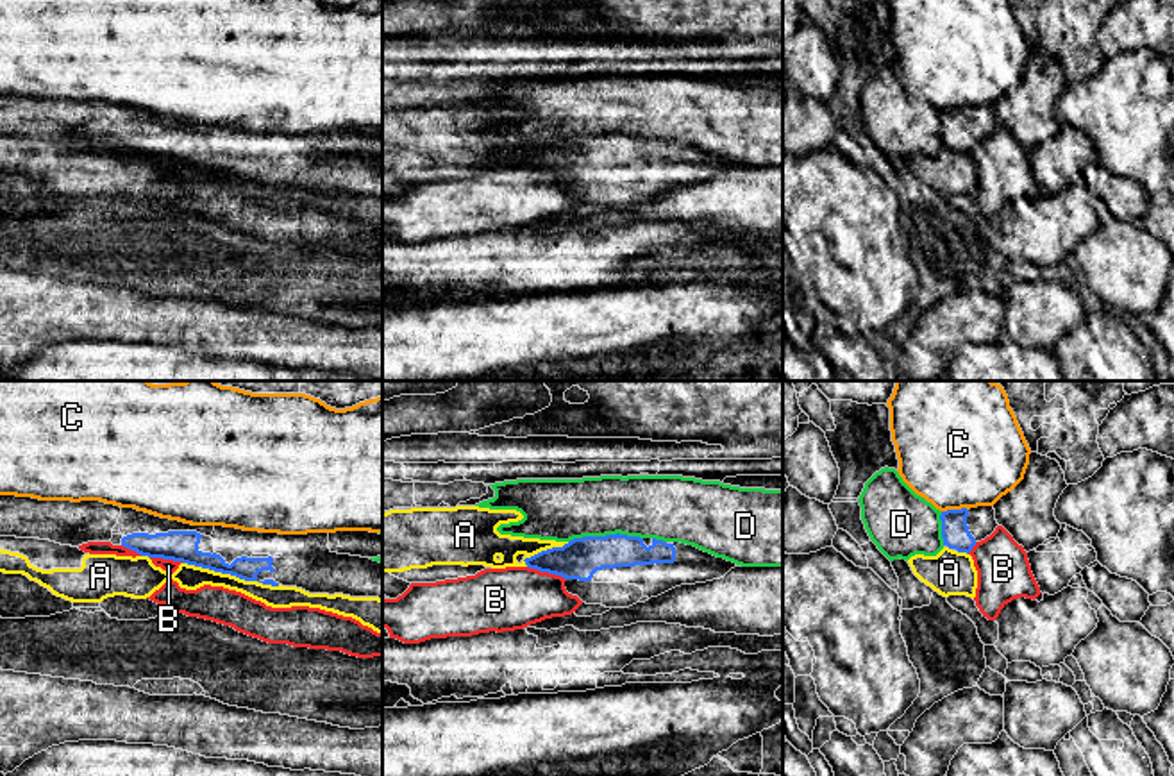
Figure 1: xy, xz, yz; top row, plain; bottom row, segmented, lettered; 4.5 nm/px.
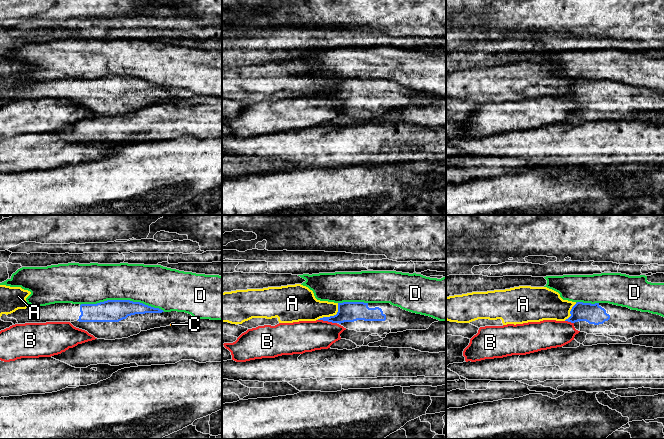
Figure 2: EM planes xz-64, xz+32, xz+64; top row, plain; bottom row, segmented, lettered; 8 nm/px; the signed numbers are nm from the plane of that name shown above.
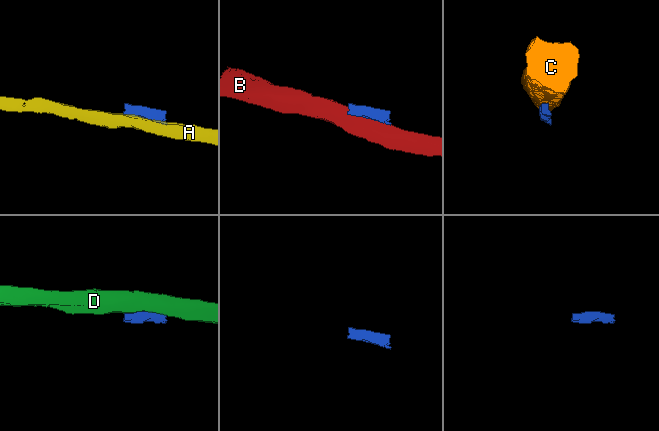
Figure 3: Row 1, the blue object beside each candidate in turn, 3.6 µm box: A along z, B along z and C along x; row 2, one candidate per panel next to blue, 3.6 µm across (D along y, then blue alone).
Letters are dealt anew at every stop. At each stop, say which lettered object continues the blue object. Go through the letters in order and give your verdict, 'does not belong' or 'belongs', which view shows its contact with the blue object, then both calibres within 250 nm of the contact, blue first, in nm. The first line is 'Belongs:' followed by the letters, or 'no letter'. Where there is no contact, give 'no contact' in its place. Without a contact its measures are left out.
Belongs: no letter
A: does not belong | xy | 140/110 nm
B: does not belong | xz | 180/280 nm
C: does not belong | yz | 130/480 nm
D: does not belong | xz | 180/280 nm

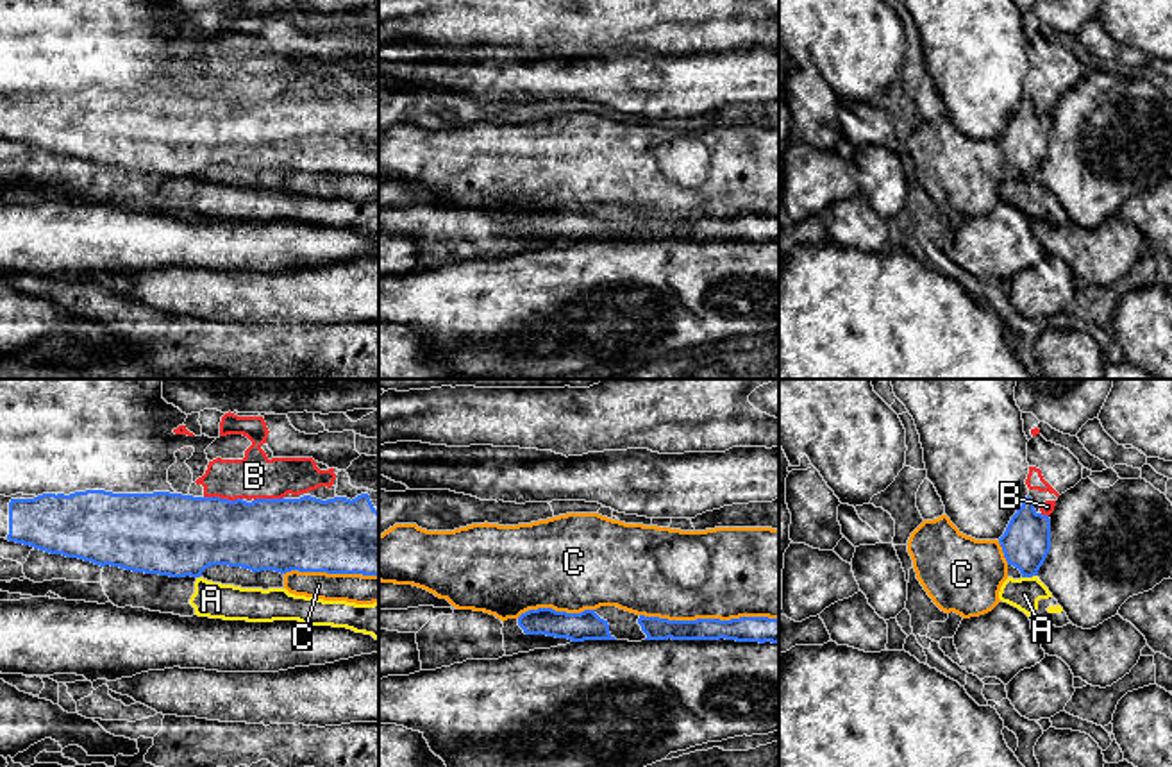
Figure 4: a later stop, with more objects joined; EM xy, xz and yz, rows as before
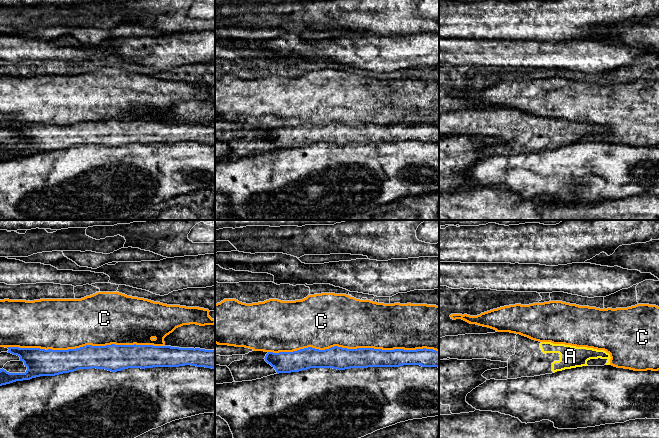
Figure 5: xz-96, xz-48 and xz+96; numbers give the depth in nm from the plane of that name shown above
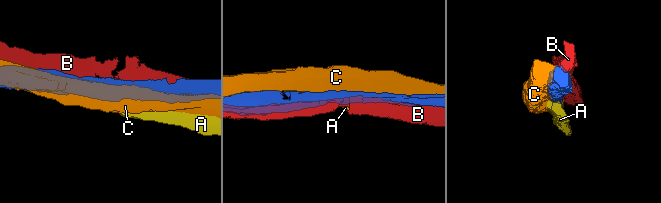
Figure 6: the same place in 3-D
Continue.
Belongs: no letter
A: does not belong | yz | 220/140 nm
B: does not belong | xy | 360/200 nm
C: does not belong | xz | 120/420 nm

